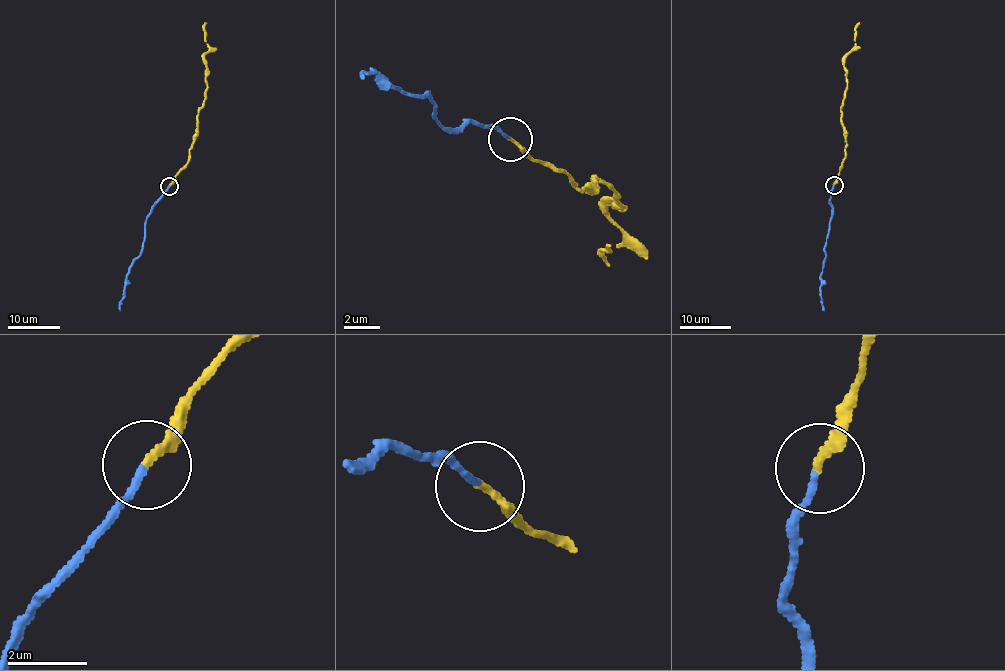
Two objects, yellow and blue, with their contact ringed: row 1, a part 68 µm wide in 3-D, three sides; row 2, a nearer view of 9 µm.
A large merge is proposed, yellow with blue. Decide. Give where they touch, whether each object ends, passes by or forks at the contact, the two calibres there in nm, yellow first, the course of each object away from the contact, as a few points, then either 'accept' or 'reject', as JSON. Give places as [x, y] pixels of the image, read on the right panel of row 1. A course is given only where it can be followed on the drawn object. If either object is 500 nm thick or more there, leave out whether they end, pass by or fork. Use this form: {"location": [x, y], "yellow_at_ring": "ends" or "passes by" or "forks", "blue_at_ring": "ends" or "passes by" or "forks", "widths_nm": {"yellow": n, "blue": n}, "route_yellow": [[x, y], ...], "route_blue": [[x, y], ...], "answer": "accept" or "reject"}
{"location": [834, 185], "yellow_at_ring": "ends", "blue_at_ring": "ends", "widths_nm": {"yellow": 190, "blue": 160}, "route_yellow": [[833, 185], [845, 158], [846, 140], [841, 114], [847, 87], [844, 56], [853, 47], [856, 26], [859, 22]], "route_blue": [[833, 186], [825, 260], [820, 277], [823, 310]], "answer": "accept"}

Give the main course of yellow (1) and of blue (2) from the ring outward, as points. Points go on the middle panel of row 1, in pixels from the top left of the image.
1: (511, 138), (583, 190), (592, 180), (615, 193), (622, 205), (608, 205), (624, 238), (603, 253), (606, 267)
2: (511, 138), (499, 127), (457, 128), (437, 120), (429, 94), (409, 96), (375, 68), (364, 77)

